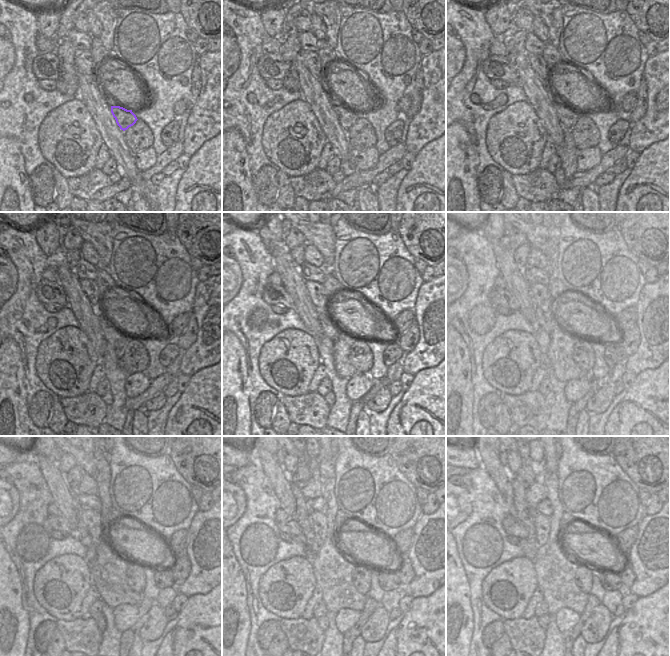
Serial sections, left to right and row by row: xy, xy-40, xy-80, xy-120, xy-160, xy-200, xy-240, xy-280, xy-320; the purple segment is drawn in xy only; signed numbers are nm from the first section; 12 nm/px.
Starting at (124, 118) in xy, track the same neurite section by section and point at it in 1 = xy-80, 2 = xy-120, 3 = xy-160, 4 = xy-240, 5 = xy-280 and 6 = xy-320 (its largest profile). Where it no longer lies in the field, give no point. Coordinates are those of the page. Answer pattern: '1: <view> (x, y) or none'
1: xy-80 (567, 117)
2: xy-120 (111, 334)
3: xy-160 (329, 329)
4: xy-240 (82, 534)
5: xy-280 (301, 516)
6: xy-320 (522, 511)

